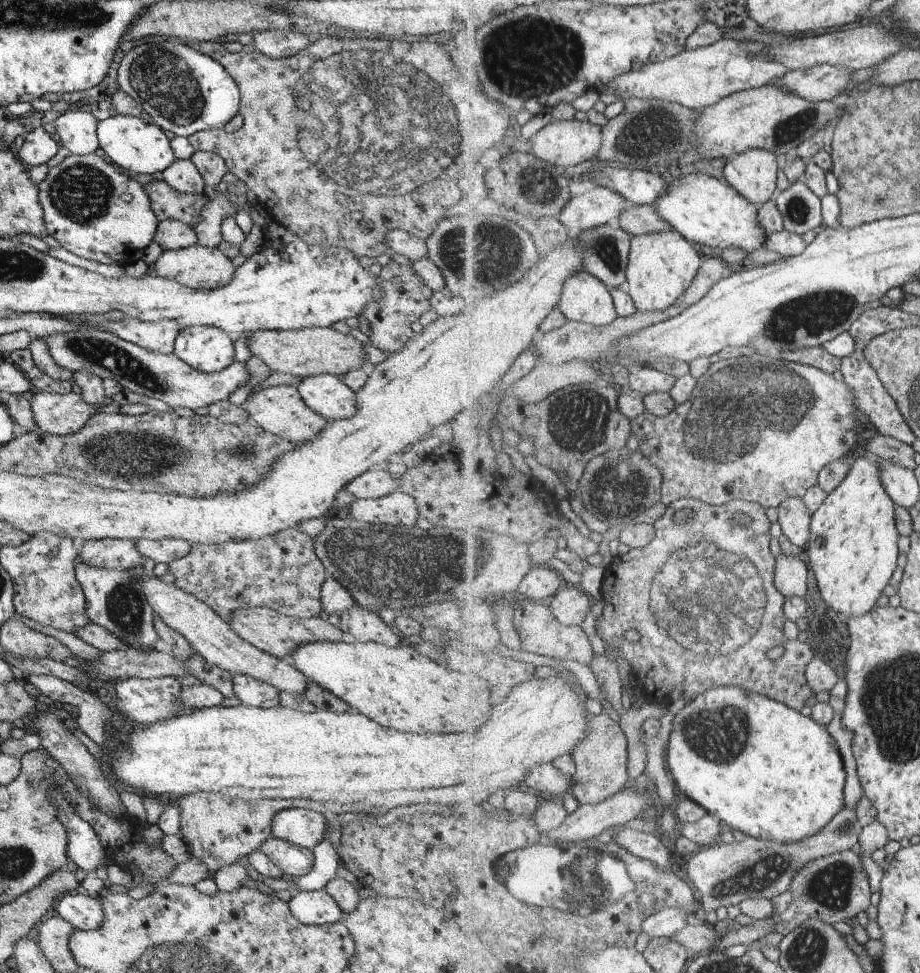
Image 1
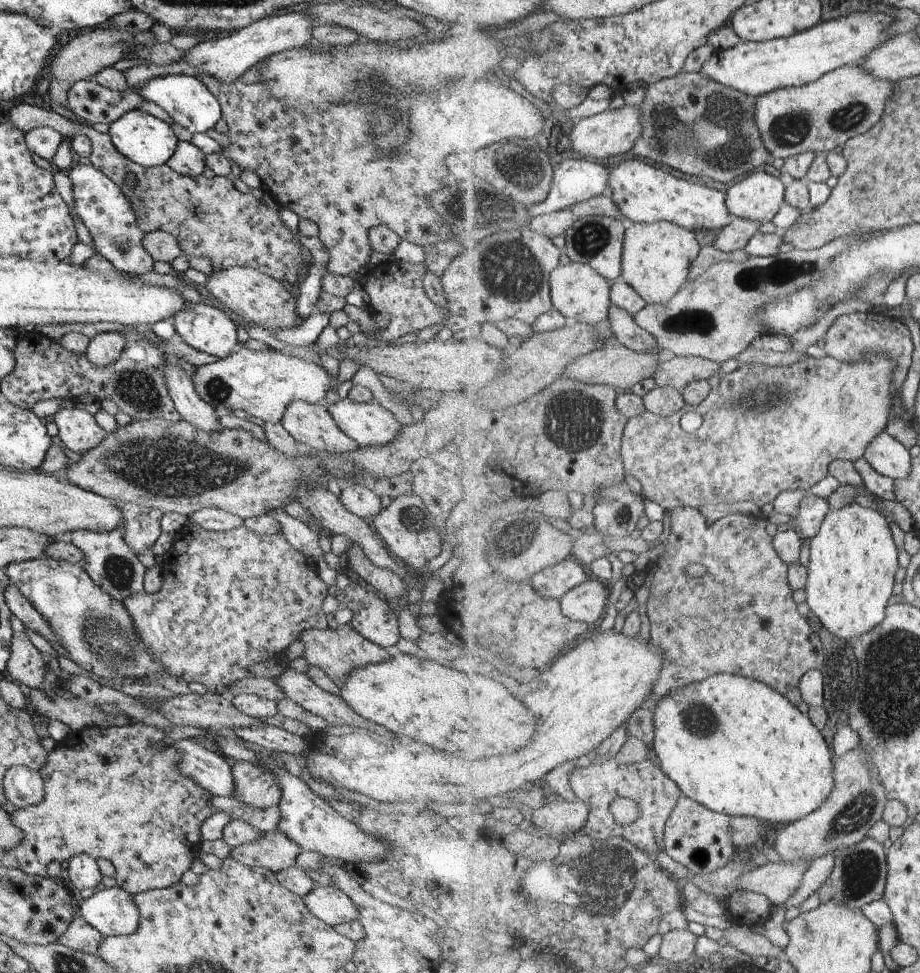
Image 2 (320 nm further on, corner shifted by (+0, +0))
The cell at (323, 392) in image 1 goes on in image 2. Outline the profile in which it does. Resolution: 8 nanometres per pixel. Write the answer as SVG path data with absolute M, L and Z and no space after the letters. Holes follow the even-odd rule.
M346 397L326 408L335 425L361 447L383 447L397 436L399 424L394 416L374 400L353 403Z

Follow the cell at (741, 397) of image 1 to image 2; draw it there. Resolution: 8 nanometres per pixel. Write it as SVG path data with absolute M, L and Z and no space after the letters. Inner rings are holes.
M873 354L869 360L861 360L855 364L841 362L831 356L825 358L803 358L803 360L791 366L769 367L767 364L743 364L734 372L723 375L721 382L716 388L712 389L705 402L698 406L686 405L680 412L674 416L663 417L655 413L646 411L641 416L628 420L622 442L622 456L625 460L625 473L634 477L642 487L642 492L646 499L661 506L663 510L673 509L676 506L705 506L713 504L713 496L721 500L749 500L759 506L774 503L783 492L789 490L805 490L809 493L809 488L821 482L825 476L829 475L829 468L837 460L856 461L864 457L868 451L869 444L877 436L880 436L886 428L891 418L891 406L893 406L893 370L895 362L887 354Z

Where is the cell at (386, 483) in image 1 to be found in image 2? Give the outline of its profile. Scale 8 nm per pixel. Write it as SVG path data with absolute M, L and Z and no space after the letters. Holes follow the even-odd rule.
M341 485L338 500L345 511L366 521L376 516L381 510L380 498L362 485Z

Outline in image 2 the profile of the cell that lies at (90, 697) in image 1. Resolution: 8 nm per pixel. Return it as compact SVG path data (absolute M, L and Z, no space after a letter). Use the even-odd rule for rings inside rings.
M190 739L173 740L171 746L179 752L177 772L181 776L193 780L211 795L229 798L233 794L230 767L224 757L205 750Z

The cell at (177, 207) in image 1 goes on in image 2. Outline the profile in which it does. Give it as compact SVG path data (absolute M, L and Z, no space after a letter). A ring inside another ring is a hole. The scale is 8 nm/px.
M20 103L13 106L7 114L7 120L13 124L13 128L21 129L24 134L33 127L49 127L57 131L64 141L65 139L69 140L76 134L85 135L90 140L90 155L88 156L90 164L120 188L132 207L137 228L143 233L162 231L169 234L185 256L208 258L211 262L211 272L217 273L232 267L246 267L257 270L279 283L288 282L292 284L298 282L299 268L305 265L304 258L301 256L302 246L295 234L287 230L281 223L278 214L280 208L271 195L263 192L261 198L257 199L249 192L241 193L236 190L229 177L215 175L213 178L206 178L202 174L196 177L180 175L171 170L166 163L156 167L142 167L124 157L112 145L108 133L99 133L91 125L71 121L55 111L31 103ZM125 174L135 176L137 185L134 190L130 190L125 184Z

